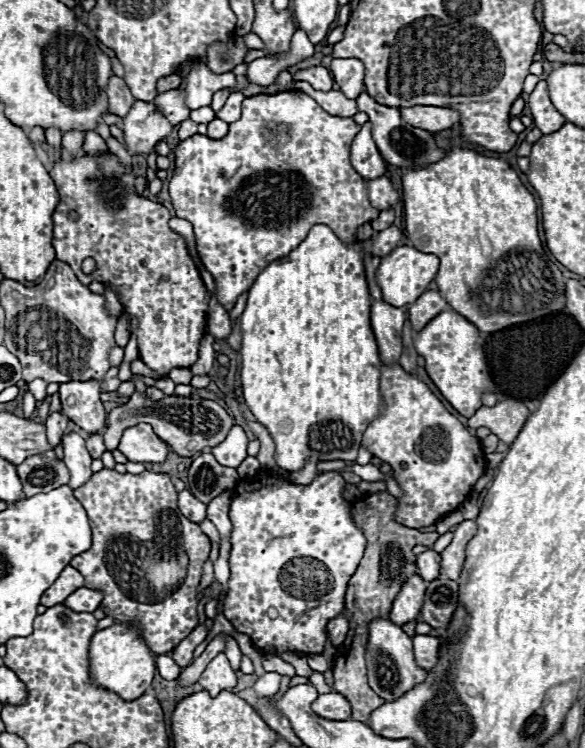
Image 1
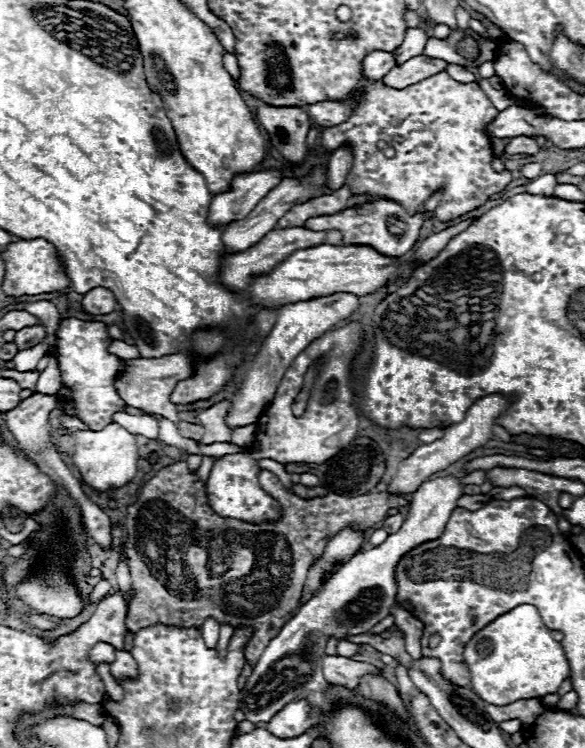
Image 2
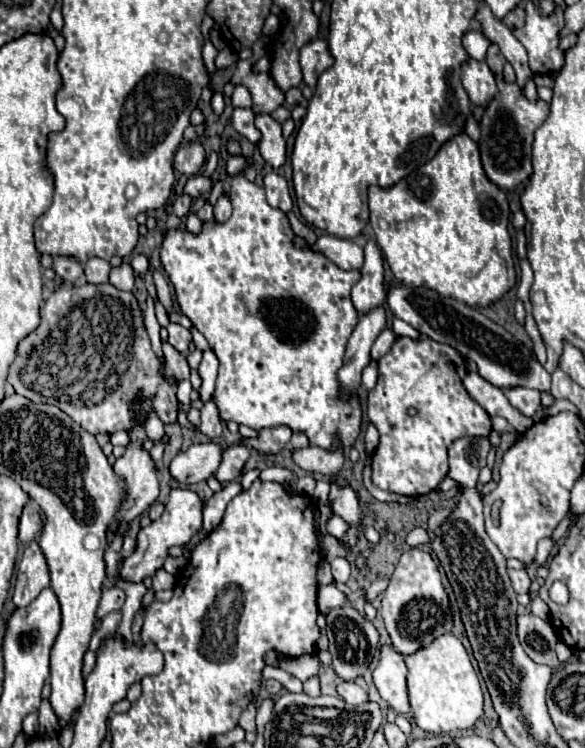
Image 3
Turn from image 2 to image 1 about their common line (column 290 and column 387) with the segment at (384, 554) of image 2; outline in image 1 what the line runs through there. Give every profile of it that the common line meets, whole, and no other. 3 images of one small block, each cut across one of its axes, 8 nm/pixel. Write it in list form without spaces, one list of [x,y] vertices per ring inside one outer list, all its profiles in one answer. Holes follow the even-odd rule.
[[[376,618],[368,626],[368,644],[366,644],[366,668],[370,688],[384,700],[392,702],[408,692],[414,684],[424,682],[428,672],[414,662],[412,638],[402,630],[402,626],[390,622],[388,618]]]

